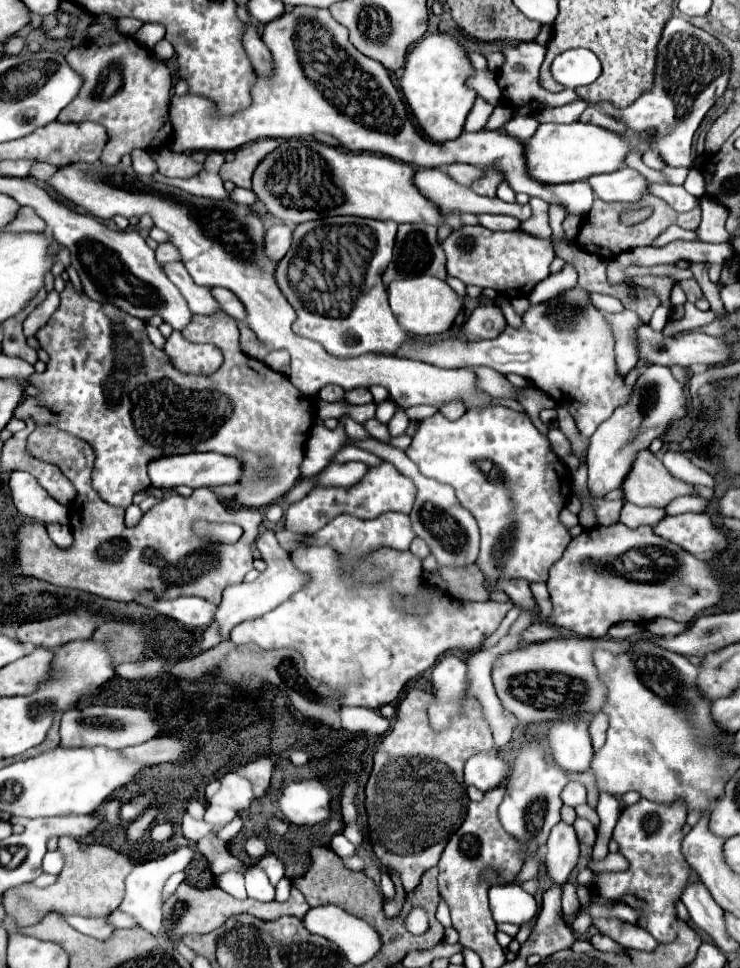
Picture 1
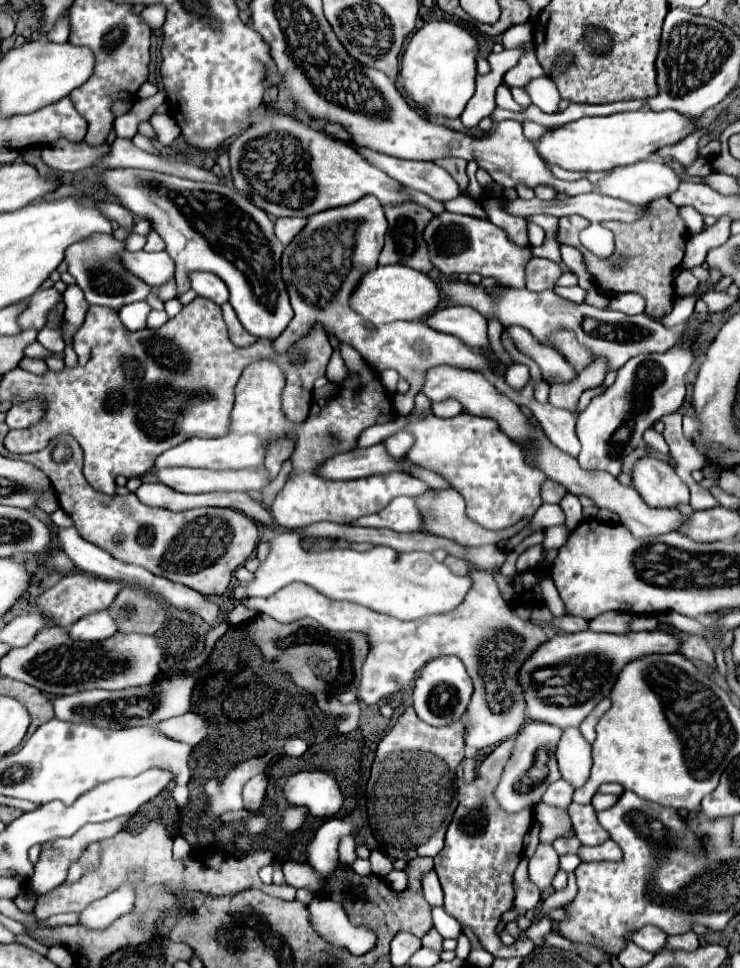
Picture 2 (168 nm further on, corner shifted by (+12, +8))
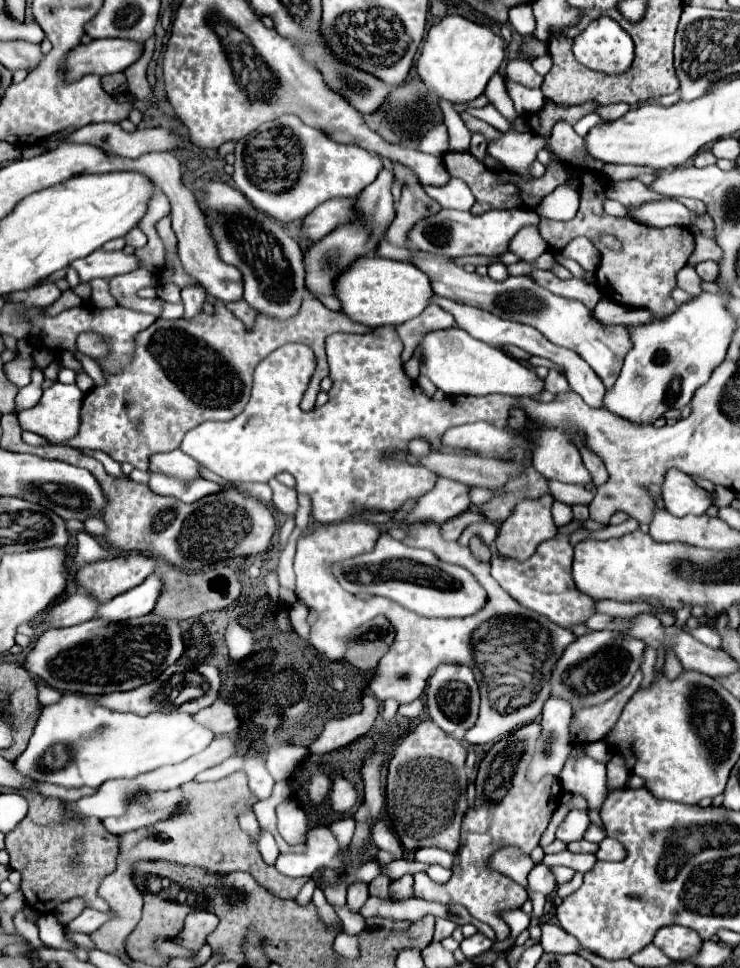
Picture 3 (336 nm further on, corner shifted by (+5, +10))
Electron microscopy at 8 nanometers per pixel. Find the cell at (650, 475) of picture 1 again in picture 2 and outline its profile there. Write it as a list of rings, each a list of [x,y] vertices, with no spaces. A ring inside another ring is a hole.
[[[646,456],[634,464],[632,470],[634,488],[642,494],[644,502],[654,508],[676,508],[678,504],[688,504],[688,486],[678,478],[676,470],[664,460]]]

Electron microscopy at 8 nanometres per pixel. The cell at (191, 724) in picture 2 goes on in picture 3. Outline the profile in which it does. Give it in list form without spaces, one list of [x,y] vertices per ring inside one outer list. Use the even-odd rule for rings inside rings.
[[[217,700],[215,704],[203,708],[197,716],[193,716],[195,722],[203,724],[205,728],[209,728],[215,736],[223,736],[223,734],[231,734],[233,730],[237,730],[239,720],[237,720],[237,712],[233,706],[229,706],[223,700]]]

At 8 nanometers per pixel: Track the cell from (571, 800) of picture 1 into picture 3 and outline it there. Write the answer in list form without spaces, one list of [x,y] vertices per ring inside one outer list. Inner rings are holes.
[[[571,810],[571,812],[565,816],[565,820],[559,824],[559,828],[557,828],[557,838],[569,844],[569,842],[573,842],[573,840],[583,838],[587,826],[589,826],[589,816],[587,816],[587,812]]]

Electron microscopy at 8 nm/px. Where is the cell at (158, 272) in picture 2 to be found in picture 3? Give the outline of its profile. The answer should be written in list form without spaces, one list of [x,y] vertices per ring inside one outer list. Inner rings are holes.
[[[97,248],[93,256],[85,256],[85,260],[75,260],[71,264],[77,272],[81,282],[87,282],[91,278],[113,278],[119,274],[135,272],[141,268],[141,262],[135,254],[127,254],[125,250],[103,250]]]

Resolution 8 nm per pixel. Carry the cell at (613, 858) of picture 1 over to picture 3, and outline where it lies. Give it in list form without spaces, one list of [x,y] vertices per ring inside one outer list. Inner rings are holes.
[[[605,838],[599,844],[599,850],[595,856],[597,856],[597,860],[623,860],[627,856],[627,850],[623,848],[621,842],[617,842],[613,838]]]

